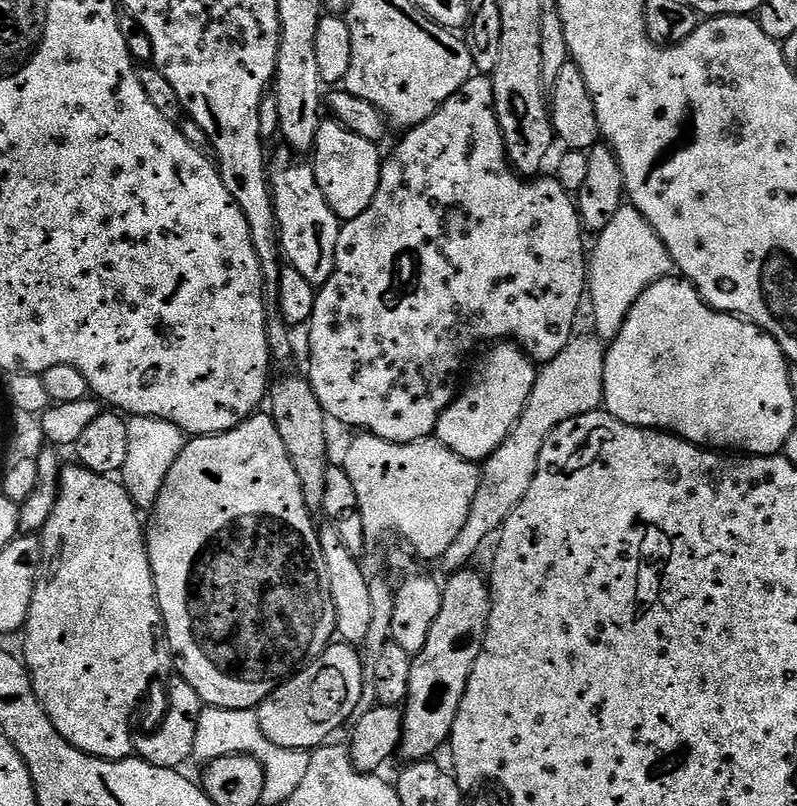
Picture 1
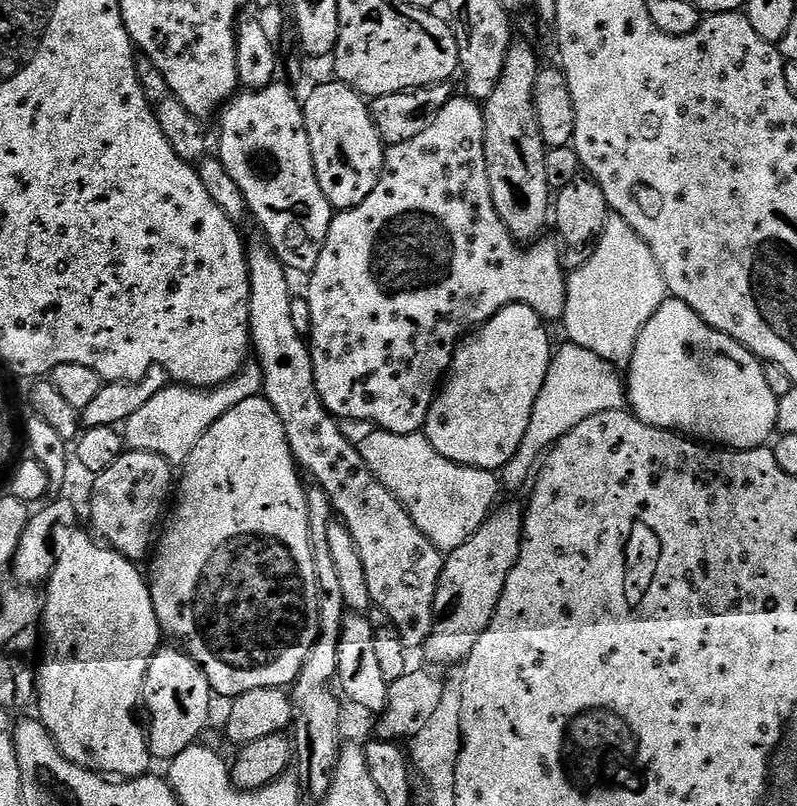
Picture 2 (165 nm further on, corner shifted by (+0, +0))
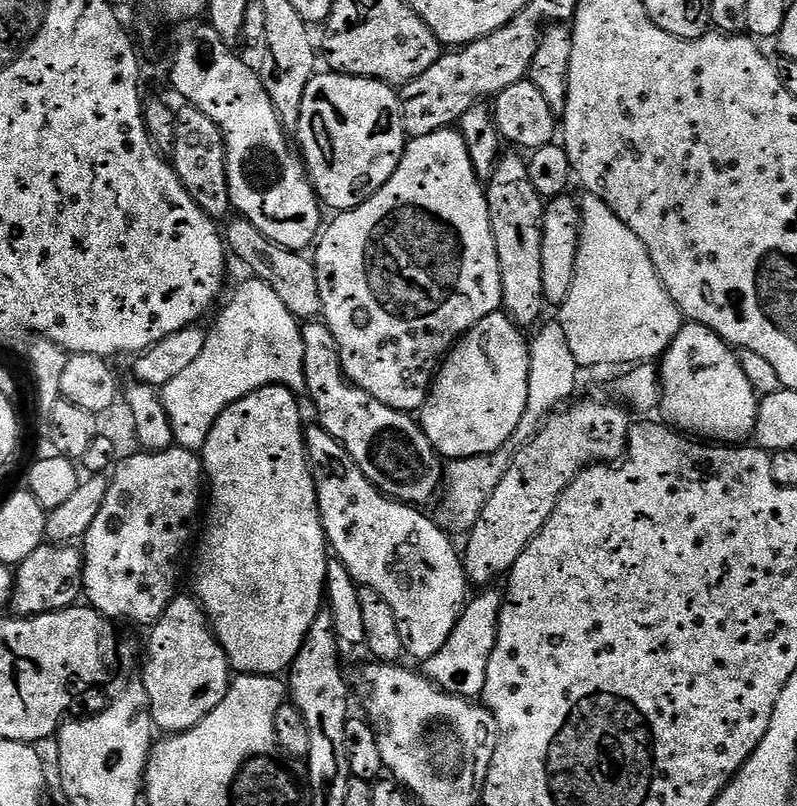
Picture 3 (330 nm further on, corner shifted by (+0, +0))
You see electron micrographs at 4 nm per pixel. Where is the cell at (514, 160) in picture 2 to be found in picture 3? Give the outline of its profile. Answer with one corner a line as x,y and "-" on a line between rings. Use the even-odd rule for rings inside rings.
501,155
492,172
492,179
487,181
488,209
490,210
490,226
494,230
494,246
498,250
498,262
502,274
502,308
515,324
528,330
531,324
541,323
545,308
544,291
542,290
542,238
544,237
544,205
545,197
534,190
534,182
528,180
528,165
525,157

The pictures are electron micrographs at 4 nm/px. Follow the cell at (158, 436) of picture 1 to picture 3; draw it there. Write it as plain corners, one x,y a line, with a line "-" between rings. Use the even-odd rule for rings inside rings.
247,278
236,288
236,297
225,306
220,312
220,317
216,320
216,329
211,329
206,338
206,346
202,350
202,354
198,354
198,358
183,374
177,374
171,382
166,382
164,388
159,389
162,402
166,406
166,414
170,418
170,426
172,427
172,439
181,448
188,448
191,452
199,453
203,449
206,438
210,438
210,430
214,430
214,422
218,422
218,418
222,418
222,414
230,406
234,406
234,402
238,402
242,398
246,398
250,394
254,394
254,390
262,390
271,384
282,384
285,388
291,389
297,396
307,393
305,386
305,351
303,349
301,323
294,314
290,314
290,310
286,310
286,306
282,303
282,298
278,298
278,294
274,294
274,290
270,290
270,286
266,286
266,282
255,278

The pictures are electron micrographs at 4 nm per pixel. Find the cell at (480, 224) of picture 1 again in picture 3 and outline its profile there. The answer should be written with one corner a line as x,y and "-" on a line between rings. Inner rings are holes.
455,127
443,128
434,134
413,136
404,145
404,153
398,162
398,170
390,174
388,181
380,187
366,202
348,212
333,215
332,225
325,227
315,245
314,263
318,274
318,294
322,294
322,320
328,325
334,342
338,342
338,354
342,362
344,376
350,384
366,390
378,402
390,406
399,412
419,413
428,401
428,389
435,380
437,371
453,344
470,331
482,318
501,311
502,308
502,274
498,262
498,250
494,246
494,230
490,226
490,210
485,185
470,162
470,150

